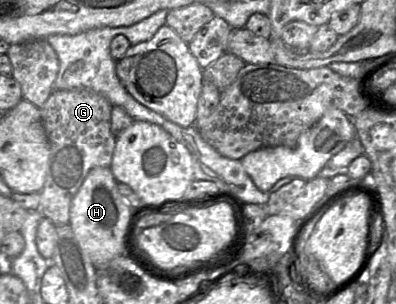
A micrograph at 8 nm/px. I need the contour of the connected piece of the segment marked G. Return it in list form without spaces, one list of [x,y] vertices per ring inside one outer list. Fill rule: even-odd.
[[[56,90],[39,109],[49,144],[46,179],[40,191],[39,212],[55,227],[69,223],[72,199],[89,171],[96,167],[109,168],[116,144],[110,129],[113,106],[102,95],[86,90]]]

